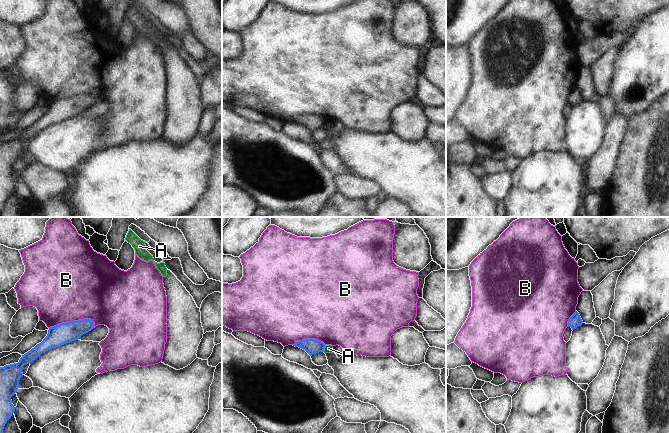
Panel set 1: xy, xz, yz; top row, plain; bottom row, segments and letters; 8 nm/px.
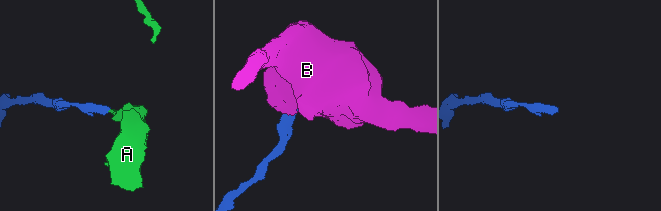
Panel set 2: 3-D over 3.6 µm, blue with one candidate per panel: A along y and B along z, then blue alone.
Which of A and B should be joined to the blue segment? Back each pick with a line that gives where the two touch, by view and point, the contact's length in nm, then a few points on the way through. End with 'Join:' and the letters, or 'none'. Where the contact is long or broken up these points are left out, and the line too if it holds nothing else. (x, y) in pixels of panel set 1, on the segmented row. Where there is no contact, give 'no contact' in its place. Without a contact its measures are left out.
Join: none

